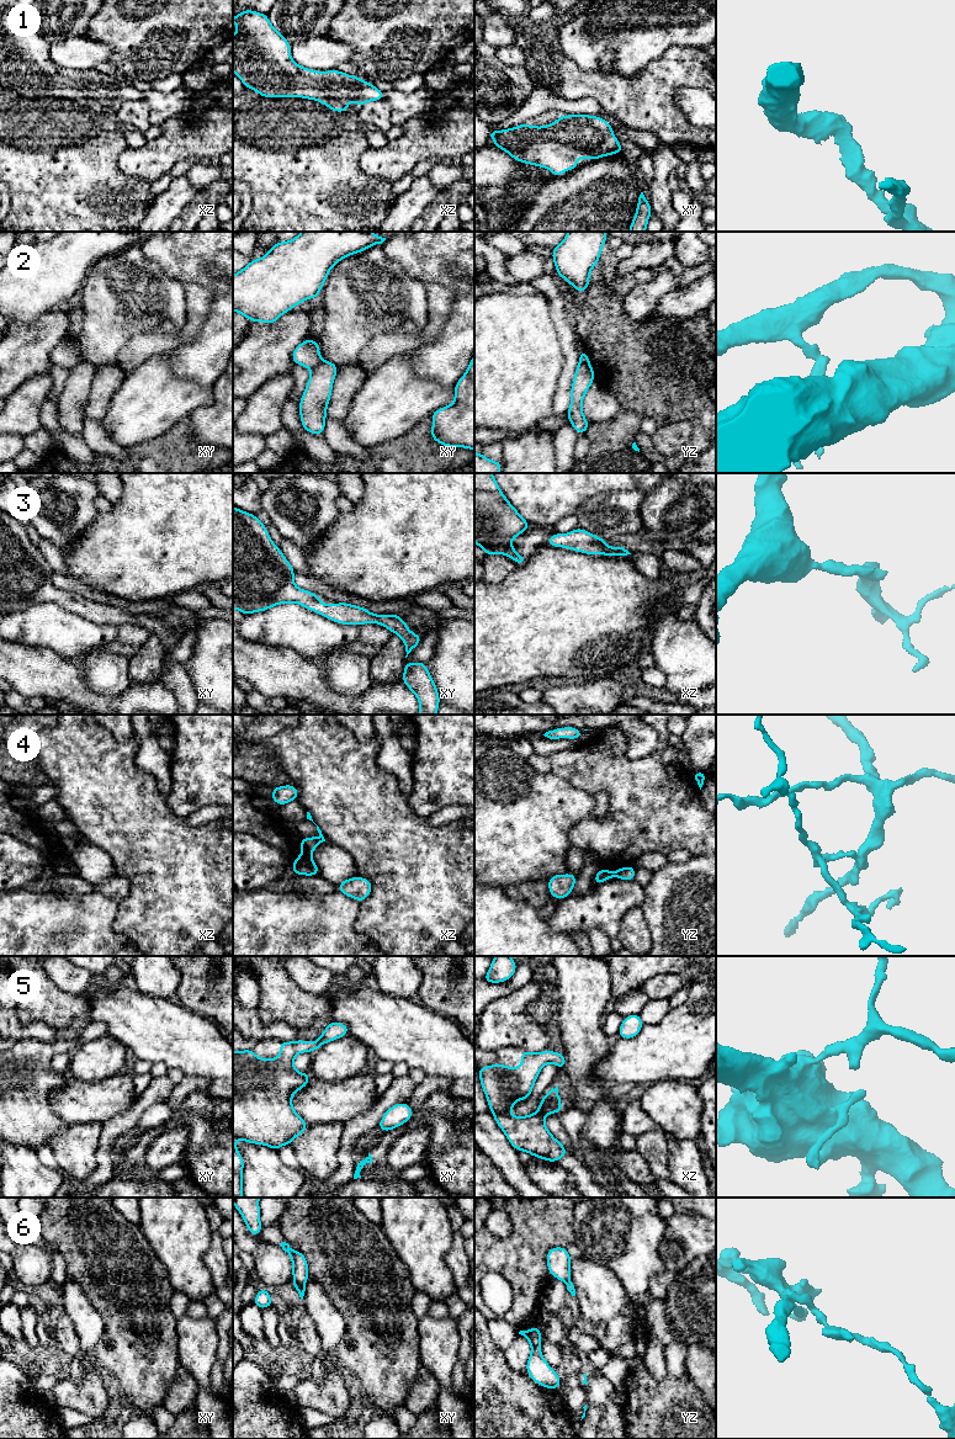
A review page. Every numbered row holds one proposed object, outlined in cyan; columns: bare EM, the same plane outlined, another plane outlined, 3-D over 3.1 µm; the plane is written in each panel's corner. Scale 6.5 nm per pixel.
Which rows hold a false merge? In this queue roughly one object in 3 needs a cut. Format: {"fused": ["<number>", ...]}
{"fused": ["2", "4", "6"]}

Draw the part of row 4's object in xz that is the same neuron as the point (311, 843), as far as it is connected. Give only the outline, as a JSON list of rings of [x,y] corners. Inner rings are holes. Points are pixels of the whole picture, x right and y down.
[[[307,812],[307,819],[312,821],[312,816],[309,812]],[[313,822],[314,823],[314,822]],[[314,823],[315,824],[315,823]],[[315,824],[317,825],[317,824]],[[317,825],[317,830],[319,833],[319,837],[318,838],[313,838],[313,837],[309,837],[309,838],[303,838],[301,839],[303,846],[304,846],[304,853],[306,854],[312,854],[314,851],[314,849],[323,841],[325,841],[323,834],[322,834],[322,830],[319,829],[319,827]]]

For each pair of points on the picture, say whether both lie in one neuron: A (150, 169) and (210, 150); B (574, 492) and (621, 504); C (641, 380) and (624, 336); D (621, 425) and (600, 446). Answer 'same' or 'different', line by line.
A: same
B: different
C: same
D: same

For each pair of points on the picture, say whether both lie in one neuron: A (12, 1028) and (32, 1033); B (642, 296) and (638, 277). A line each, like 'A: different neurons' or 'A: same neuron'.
A: same neuron
B: different neurons

